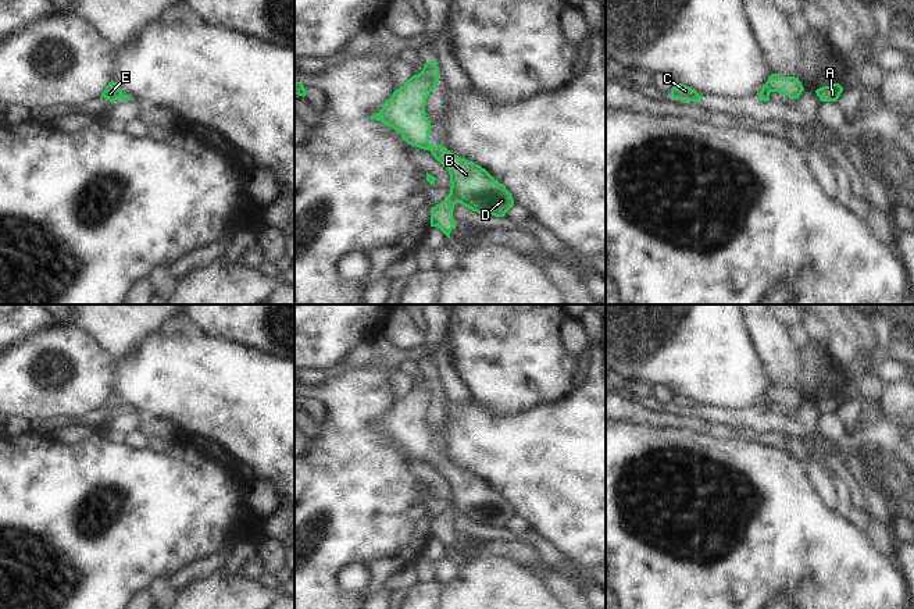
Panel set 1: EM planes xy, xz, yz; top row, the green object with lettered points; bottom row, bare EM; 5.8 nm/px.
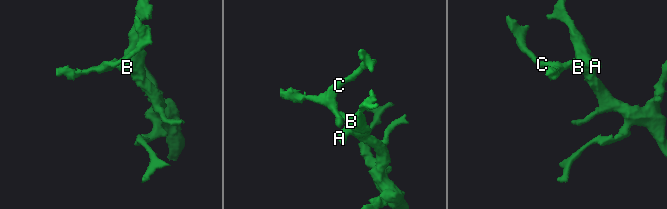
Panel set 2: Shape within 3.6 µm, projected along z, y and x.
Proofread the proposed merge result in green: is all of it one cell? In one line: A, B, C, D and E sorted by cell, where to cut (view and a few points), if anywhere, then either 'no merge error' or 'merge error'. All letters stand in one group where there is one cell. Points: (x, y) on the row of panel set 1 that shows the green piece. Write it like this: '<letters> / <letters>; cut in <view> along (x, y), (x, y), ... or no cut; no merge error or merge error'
A B D / C E; cut in yz along (768, 92), (760, 95); merge error

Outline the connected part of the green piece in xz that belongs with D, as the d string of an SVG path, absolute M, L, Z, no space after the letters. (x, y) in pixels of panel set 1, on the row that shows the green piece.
M440 145L433 146L431 153L450 174L450 193L431 209L431 227L438 227L447 238L456 228L453 217L456 203L495 217L504 217L514 206L514 199L506 186L481 165L460 159Z

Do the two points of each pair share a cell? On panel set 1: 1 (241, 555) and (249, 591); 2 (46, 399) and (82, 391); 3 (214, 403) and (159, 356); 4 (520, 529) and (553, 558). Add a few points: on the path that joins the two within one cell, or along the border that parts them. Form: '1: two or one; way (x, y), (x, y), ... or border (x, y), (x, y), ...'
1: two; border (217, 572), (224, 574), (236, 573)
2: one; way (54, 391), (74, 391)
3: one; way (200, 390), (189, 378), (179, 377), (172, 370)
4: one; way (528, 536), (545, 551)

